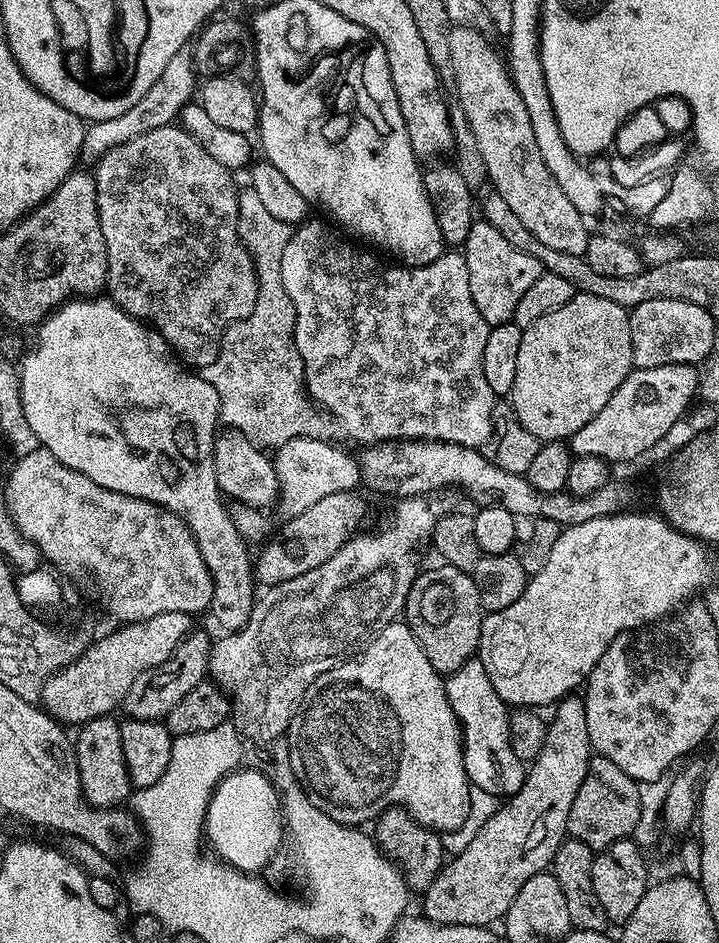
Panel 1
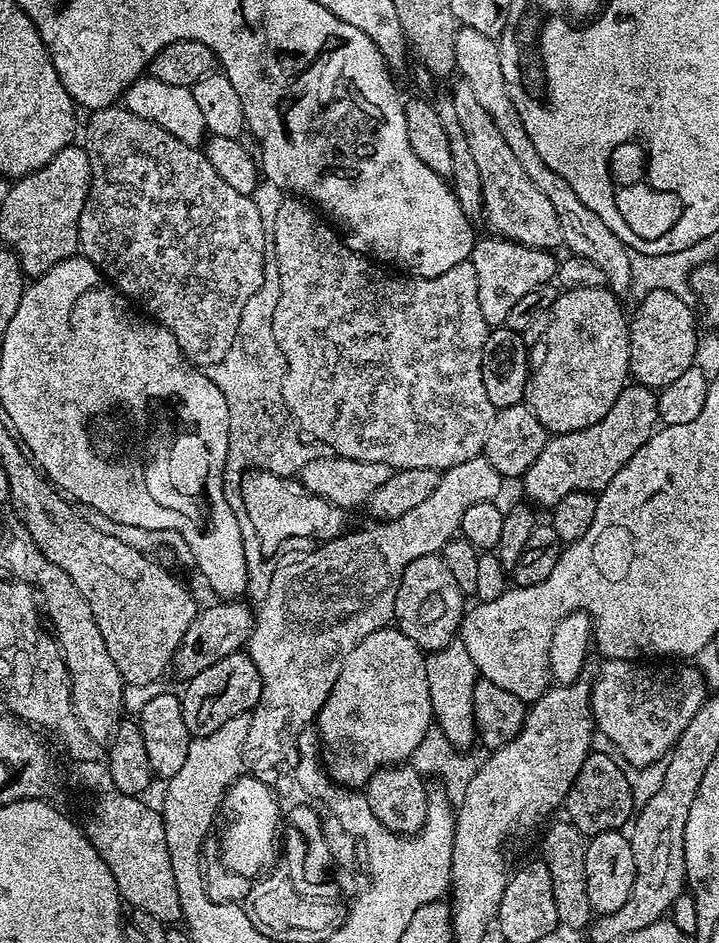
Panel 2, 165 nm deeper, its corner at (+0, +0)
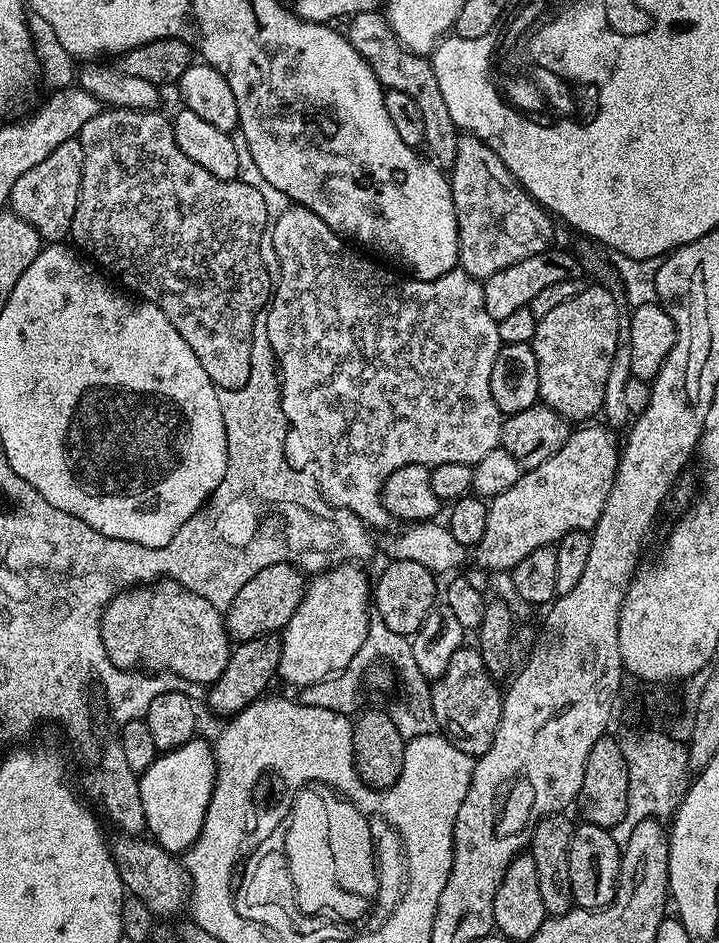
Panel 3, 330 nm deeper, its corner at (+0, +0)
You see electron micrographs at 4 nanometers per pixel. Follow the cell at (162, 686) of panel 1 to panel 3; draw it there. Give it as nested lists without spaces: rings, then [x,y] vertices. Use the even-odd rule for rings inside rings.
[[[275,564],[258,570],[258,574],[254,574],[254,578],[250,578],[250,582],[246,582],[238,594],[234,594],[223,613],[224,627],[227,628],[229,637],[233,641],[243,642],[250,638],[276,634],[284,629],[304,597],[306,580],[300,575],[301,569],[295,564]]]

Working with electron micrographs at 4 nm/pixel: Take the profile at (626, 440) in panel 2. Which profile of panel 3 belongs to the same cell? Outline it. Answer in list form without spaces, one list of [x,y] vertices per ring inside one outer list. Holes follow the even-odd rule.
[[[596,422],[589,423],[587,426],[580,426],[577,430],[569,431],[566,442],[562,446],[562,450],[558,450],[558,454],[554,454],[550,458],[546,458],[546,462],[542,462],[538,466],[527,469],[518,478],[518,482],[514,482],[514,486],[510,486],[510,490],[502,490],[502,494],[491,497],[488,504],[488,517],[486,518],[486,534],[482,534],[482,542],[476,545],[474,549],[474,560],[477,560],[484,568],[489,568],[489,573],[507,573],[515,564],[522,562],[522,558],[526,558],[526,554],[530,554],[530,550],[538,550],[547,544],[555,545],[563,536],[571,532],[587,532],[596,527],[598,518],[602,514],[602,506],[606,506],[606,498],[610,498],[610,490],[614,486],[614,478],[618,470],[618,462],[620,461],[621,445],[616,444],[616,436],[611,427],[603,426],[599,428]]]

